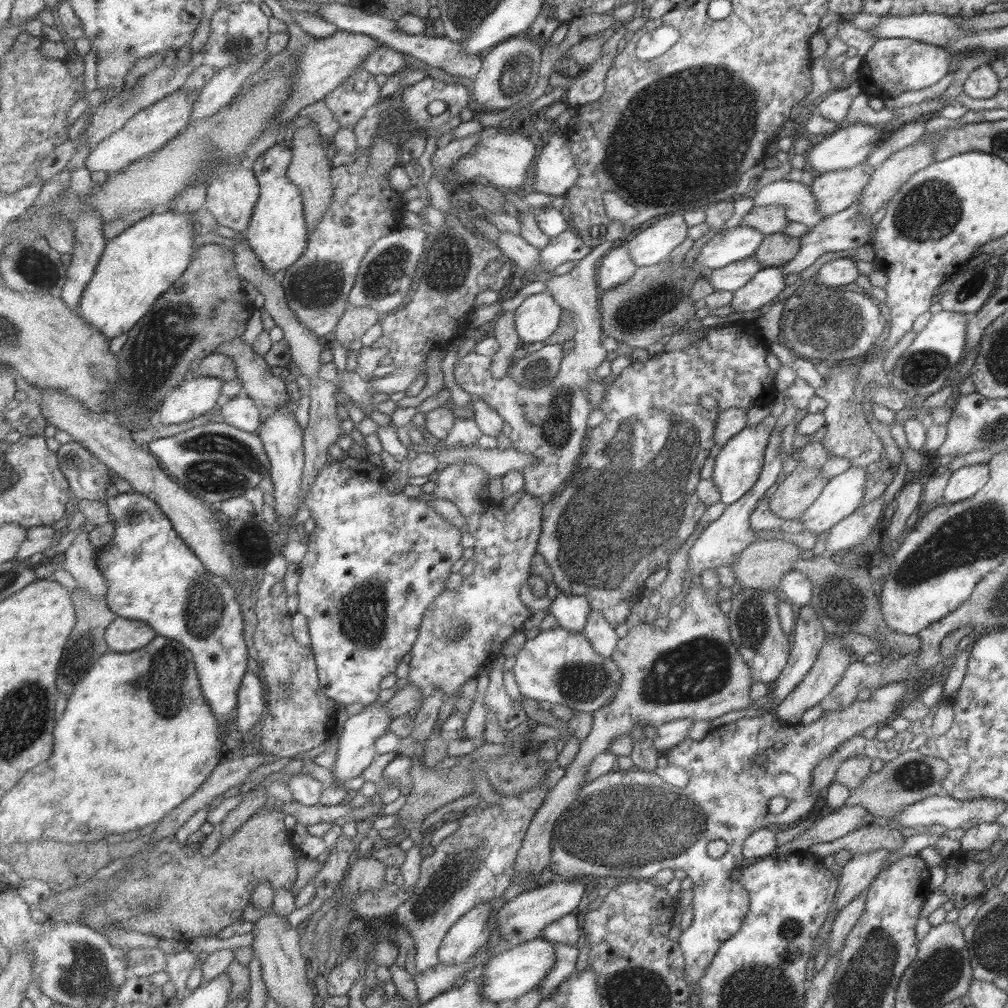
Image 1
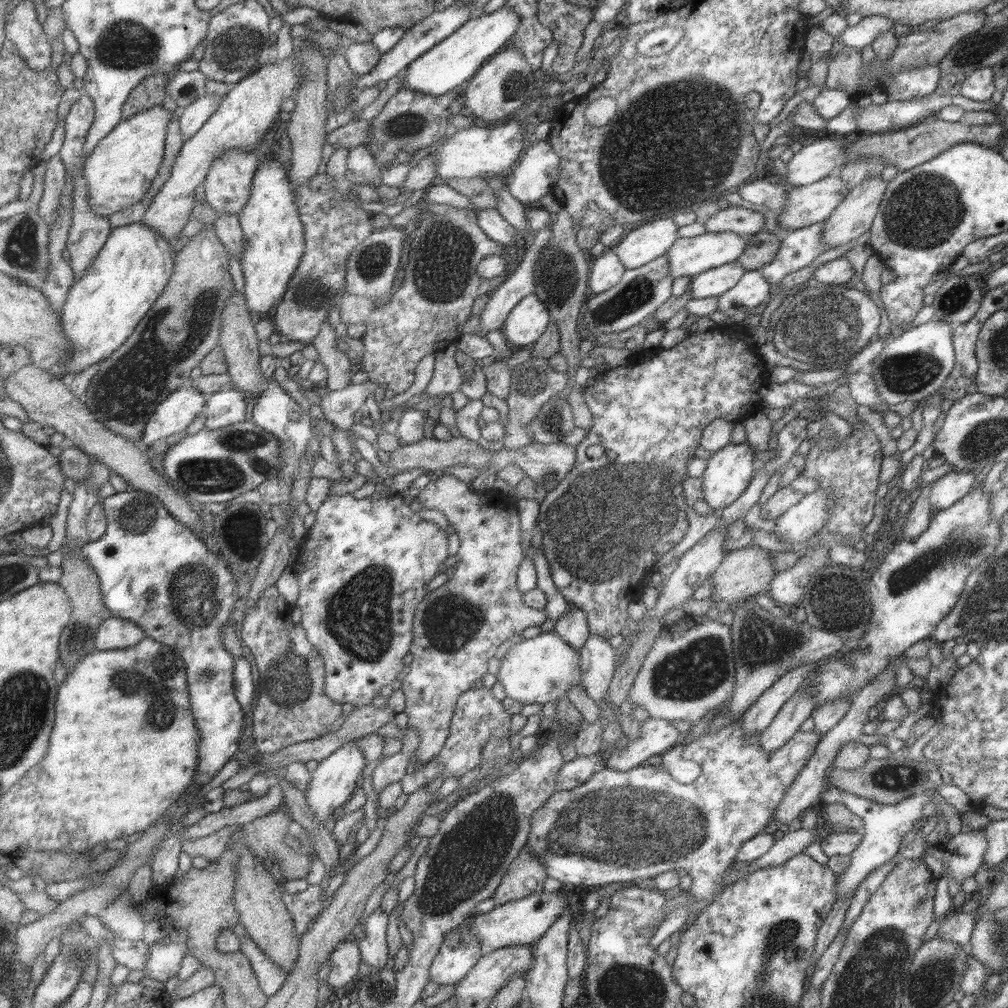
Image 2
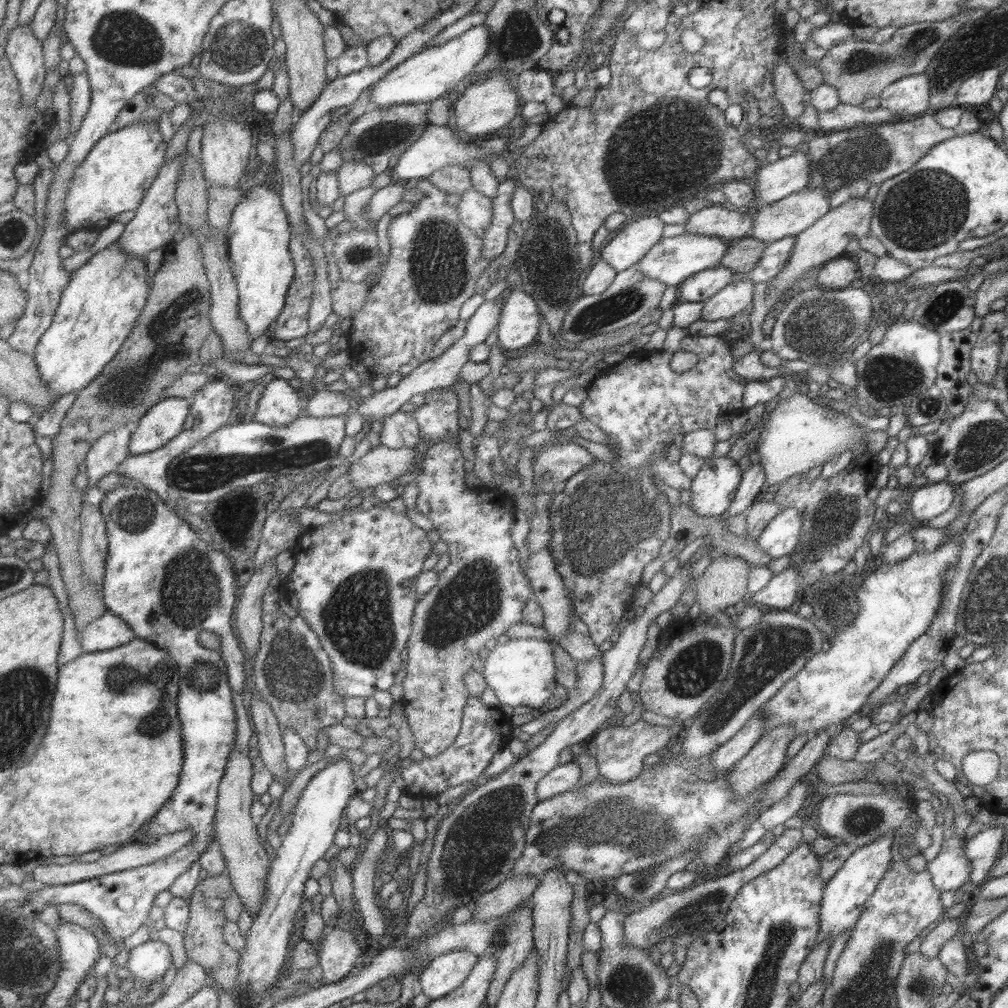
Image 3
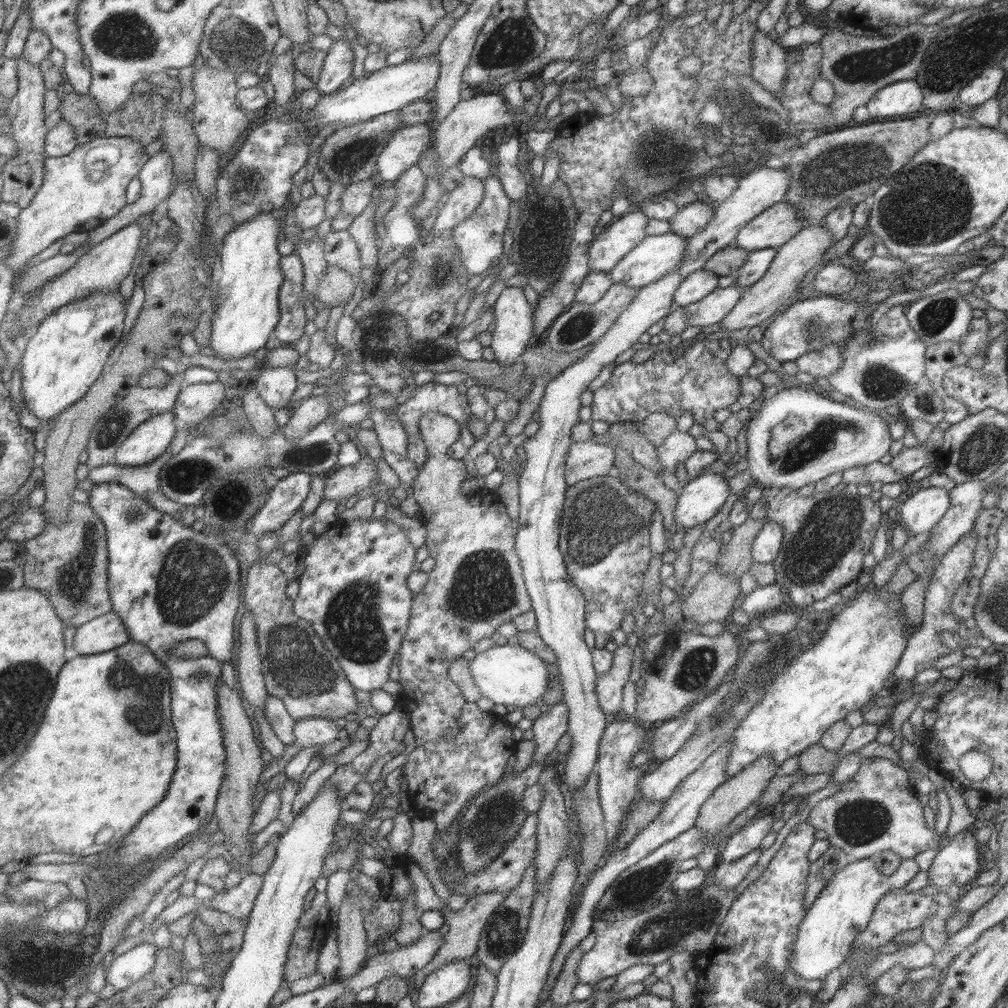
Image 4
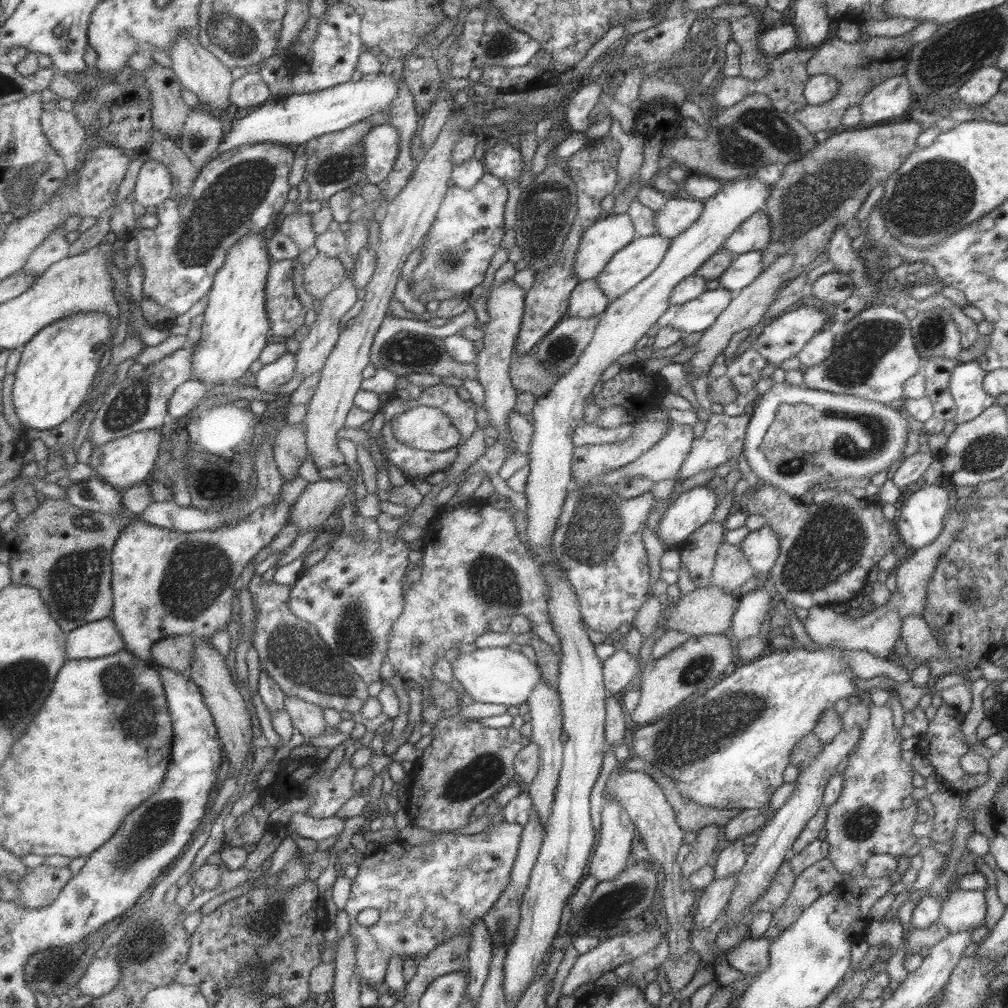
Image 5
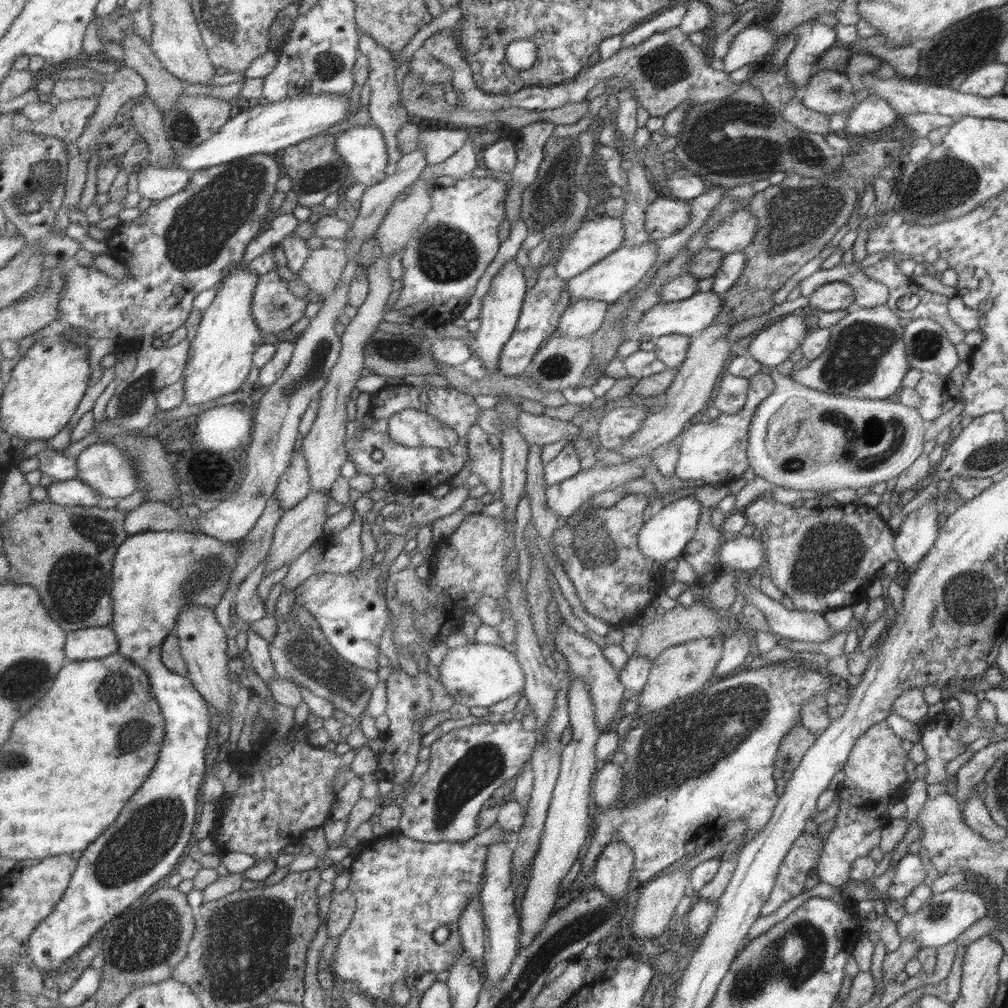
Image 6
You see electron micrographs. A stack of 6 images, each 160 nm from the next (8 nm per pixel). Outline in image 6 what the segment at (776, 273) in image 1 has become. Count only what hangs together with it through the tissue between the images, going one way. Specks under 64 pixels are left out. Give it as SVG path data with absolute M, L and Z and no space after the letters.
M697 291L689 298L677 302L660 302L650 308L647 313L643 313L643 317L637 320L637 335L649 335L652 338L669 334L694 336L713 323L713 319L719 315L721 305L720 296L711 291Z

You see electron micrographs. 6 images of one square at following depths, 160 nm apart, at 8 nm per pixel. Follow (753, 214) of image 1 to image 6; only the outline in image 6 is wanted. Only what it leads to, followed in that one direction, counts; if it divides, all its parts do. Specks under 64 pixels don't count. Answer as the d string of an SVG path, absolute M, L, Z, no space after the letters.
M661 193L644 210L644 229L651 241L667 238L687 226L689 217L687 201Z

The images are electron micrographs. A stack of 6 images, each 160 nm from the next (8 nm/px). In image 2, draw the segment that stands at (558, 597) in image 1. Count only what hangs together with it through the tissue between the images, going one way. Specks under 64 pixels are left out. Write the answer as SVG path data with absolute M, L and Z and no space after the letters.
M569 604L569 610L554 622L553 632L558 634L572 649L579 650L590 635L585 614Z

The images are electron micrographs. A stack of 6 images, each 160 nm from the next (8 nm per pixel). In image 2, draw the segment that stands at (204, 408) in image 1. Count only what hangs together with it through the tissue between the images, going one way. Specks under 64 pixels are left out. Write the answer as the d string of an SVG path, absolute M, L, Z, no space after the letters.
M197 388L175 390L151 416L139 444L145 449L161 438L181 434L205 406L206 398Z

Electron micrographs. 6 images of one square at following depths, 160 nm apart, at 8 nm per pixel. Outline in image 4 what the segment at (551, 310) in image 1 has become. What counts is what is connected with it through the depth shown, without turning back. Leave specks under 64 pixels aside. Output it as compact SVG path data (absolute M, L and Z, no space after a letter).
M505 287L495 299L493 310L495 328L491 334L490 344L494 355L493 362L499 368L507 368L509 364L519 361L521 354L532 344L534 310L525 301L523 291L519 287Z

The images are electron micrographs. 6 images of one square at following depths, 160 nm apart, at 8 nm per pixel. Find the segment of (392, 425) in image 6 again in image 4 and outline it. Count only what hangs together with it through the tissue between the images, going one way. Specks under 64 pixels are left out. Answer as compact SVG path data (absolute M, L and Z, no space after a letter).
M428 412L420 418L418 433L425 443L427 460L418 467L419 472L410 484L411 494L420 508L418 517L426 528L424 545L428 556L435 559L433 569L427 572L427 583L412 597L408 627L398 650L398 682L407 702L405 708L409 710L409 726L415 746L438 742L440 738L454 738L459 732L458 720L466 700L459 687L448 677L448 664L461 658L461 654L472 649L479 640L495 636L496 628L501 623L512 621L519 614L531 610L514 547L518 521L507 516L501 501L489 502L485 506L481 502L480 490L475 492L475 496L465 496L461 491L461 482L468 477L463 460L453 460L448 455L449 446L458 437L459 431L460 424L444 414Z

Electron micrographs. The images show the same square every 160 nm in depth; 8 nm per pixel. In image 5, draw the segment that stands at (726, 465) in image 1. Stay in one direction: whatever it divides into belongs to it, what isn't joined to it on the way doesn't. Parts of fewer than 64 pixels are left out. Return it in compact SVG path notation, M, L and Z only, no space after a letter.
M709 484L682 492L659 521L655 532L659 542L665 543L668 548L681 544L686 536L710 520L716 497L715 490Z

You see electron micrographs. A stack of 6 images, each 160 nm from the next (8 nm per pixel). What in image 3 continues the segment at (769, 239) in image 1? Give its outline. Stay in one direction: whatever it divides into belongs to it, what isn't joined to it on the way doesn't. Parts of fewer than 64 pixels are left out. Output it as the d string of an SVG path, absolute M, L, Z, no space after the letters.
M745 236L729 243L720 265L729 268L734 273L750 272L766 249L766 242Z

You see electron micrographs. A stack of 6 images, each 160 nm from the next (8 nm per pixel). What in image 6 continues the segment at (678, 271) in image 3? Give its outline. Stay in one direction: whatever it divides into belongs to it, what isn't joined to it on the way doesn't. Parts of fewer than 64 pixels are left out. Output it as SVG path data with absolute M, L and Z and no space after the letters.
M651 240L635 246L619 247L581 274L566 281L571 300L597 299L607 304L615 302L627 294L651 270L656 256L657 247Z

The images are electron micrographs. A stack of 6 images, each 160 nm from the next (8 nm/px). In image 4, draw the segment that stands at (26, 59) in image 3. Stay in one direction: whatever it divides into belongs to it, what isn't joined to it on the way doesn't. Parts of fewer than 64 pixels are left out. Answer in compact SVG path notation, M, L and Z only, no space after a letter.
M24 54L18 56L16 61L18 62L19 90L11 98L12 103L8 113L12 114L13 140L17 142L19 150L18 155L12 159L9 158L4 166L5 186L3 187L2 200L15 203L22 210L32 203L43 184L45 161L49 157L46 153L46 136L50 129L45 126L45 94L47 94L48 86L42 68L31 61L26 61Z

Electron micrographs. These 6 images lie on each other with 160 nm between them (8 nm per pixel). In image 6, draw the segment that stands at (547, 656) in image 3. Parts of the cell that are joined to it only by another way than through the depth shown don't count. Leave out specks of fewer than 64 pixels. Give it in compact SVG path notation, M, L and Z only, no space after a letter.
M497 642L470 643L455 649L448 649L439 665L439 682L455 703L483 708L511 698L524 689L524 674L515 655L503 649Z

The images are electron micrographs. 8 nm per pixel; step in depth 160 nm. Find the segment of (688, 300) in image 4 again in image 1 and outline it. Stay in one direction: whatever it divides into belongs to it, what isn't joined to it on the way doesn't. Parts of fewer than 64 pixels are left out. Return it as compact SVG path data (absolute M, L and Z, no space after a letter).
M748 256L731 264L709 270L706 275L715 291L730 290L735 292L751 280L752 276L762 267L762 264L759 264L755 257Z

